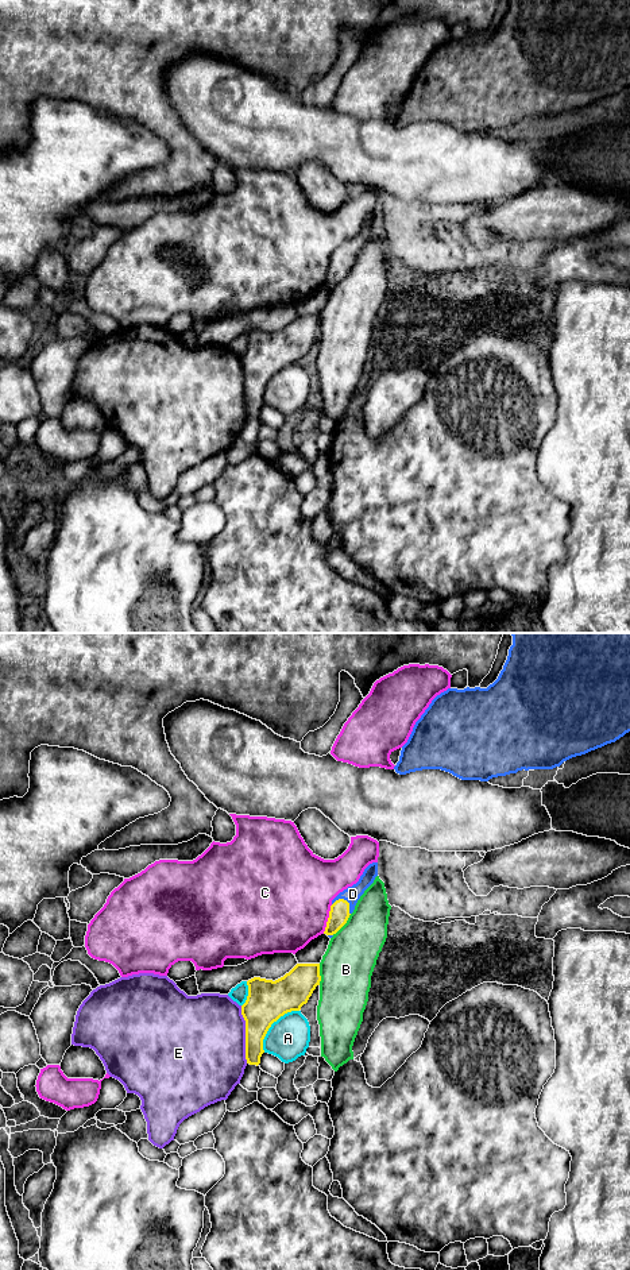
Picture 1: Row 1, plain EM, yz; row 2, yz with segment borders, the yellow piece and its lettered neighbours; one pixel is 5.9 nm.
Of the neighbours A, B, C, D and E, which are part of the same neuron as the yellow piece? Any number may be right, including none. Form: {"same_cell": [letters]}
{"same_cell": []}

